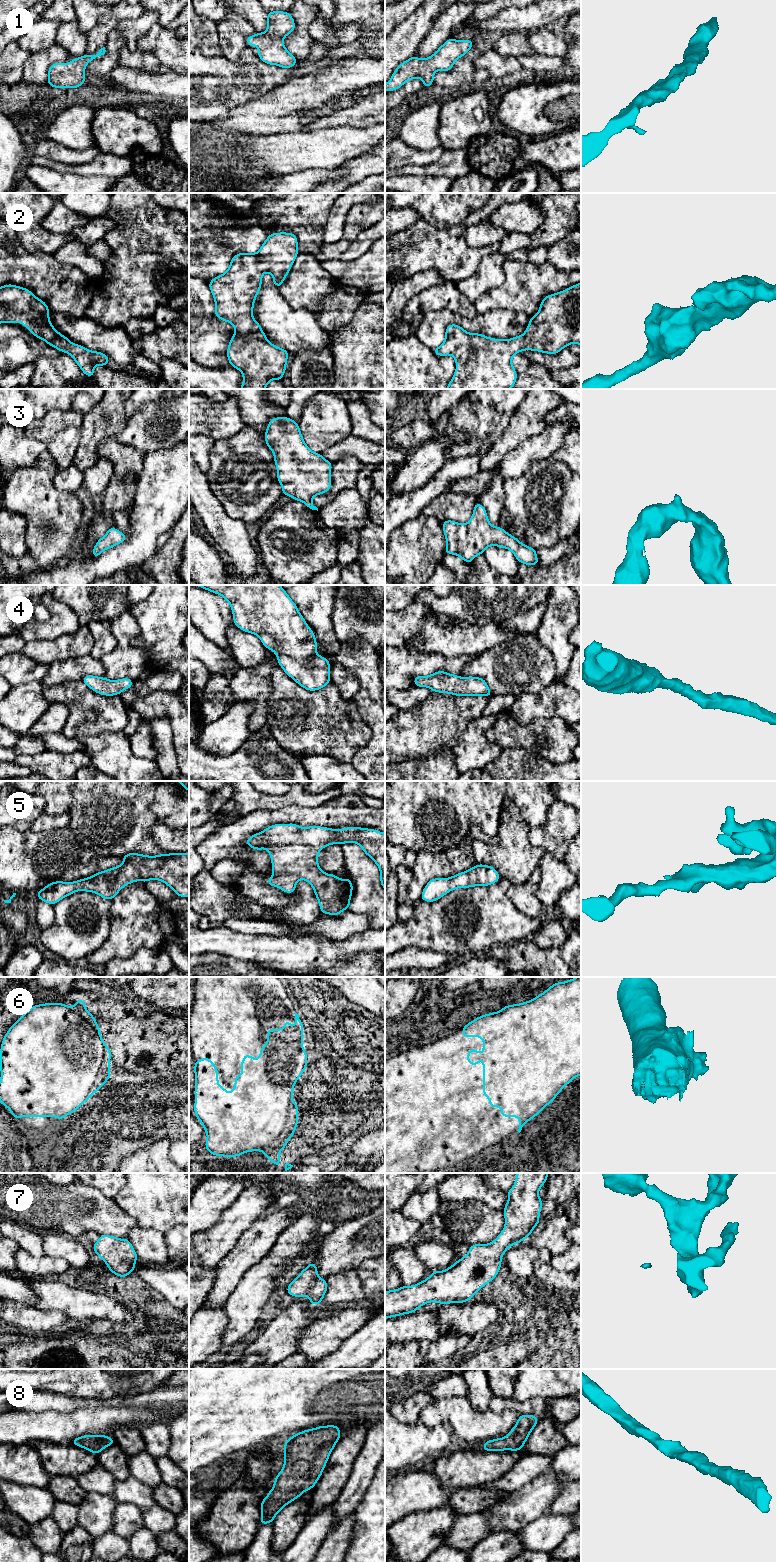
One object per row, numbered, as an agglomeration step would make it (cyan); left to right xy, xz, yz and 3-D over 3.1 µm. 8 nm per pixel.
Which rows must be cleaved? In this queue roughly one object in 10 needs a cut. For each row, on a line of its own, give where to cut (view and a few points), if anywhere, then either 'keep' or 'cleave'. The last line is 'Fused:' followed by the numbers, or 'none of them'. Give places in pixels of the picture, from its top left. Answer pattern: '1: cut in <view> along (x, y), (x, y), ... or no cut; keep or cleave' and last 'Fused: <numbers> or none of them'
1: no cut; keep
2: no cut; keep
3: no cut; keep
4: no cut; keep
5: no cut; keep
6: no cut; keep
7: no cut; keep
8: no cut; keep
Fused: none of them

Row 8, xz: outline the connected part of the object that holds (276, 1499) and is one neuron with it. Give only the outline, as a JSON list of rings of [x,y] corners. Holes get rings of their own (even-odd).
[[[336,1425],[318,1426],[291,1436],[284,1443],[284,1465],[275,1477],[273,1488],[261,1501],[261,1524],[272,1523],[275,1516],[289,1503],[312,1489],[325,1469],[330,1453],[341,1437]]]

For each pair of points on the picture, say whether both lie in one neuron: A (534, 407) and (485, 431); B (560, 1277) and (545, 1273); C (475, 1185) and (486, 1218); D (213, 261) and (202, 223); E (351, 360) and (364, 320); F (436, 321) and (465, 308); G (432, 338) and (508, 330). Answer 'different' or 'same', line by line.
A: different
B: same
C: different
D: different
E: same
F: different
G: same

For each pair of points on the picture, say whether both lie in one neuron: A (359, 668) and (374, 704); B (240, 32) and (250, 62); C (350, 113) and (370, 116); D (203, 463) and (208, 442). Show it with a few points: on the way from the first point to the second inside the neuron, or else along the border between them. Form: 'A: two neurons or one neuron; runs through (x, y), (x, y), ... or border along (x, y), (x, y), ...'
A: one neuron; runs through (368, 677), (370, 679), (370, 695)
B: two neurons; border along (249, 46), (235, 59), (228, 59), (223, 56)
C: one neuron; runs through (355, 114), (365, 114)
D: one neuron; runs through (203, 458), (203, 447)

